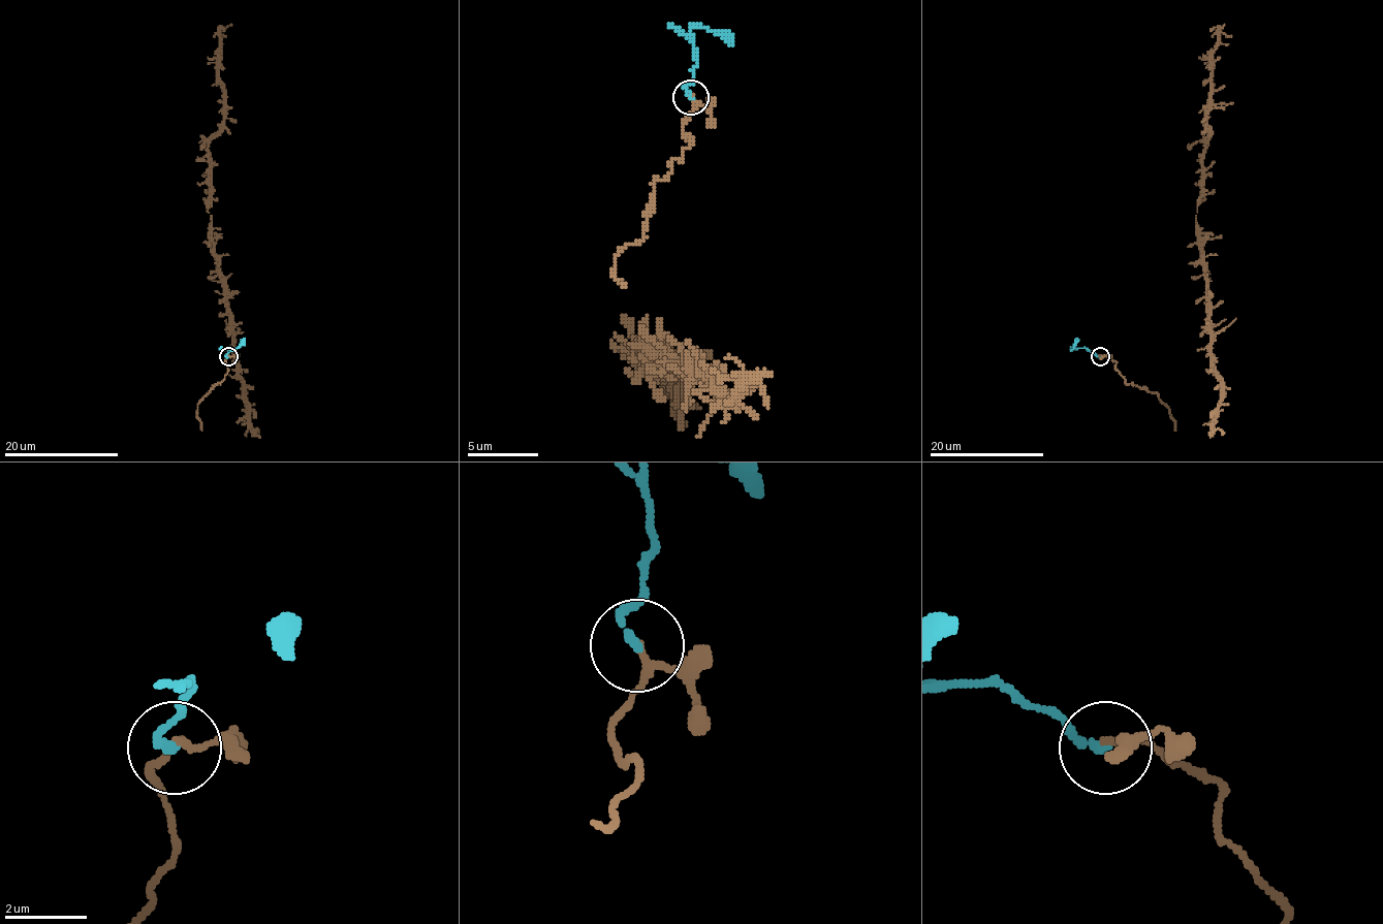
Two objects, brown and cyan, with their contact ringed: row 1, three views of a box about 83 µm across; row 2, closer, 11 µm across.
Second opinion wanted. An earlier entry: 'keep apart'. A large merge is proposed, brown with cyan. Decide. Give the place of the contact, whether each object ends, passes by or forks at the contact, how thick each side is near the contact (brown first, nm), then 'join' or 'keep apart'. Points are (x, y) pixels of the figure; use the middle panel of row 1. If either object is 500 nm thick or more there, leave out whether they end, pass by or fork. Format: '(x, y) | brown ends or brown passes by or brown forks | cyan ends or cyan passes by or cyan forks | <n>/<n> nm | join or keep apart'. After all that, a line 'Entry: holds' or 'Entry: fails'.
(691, 97) | brown passes by | cyan ends | 140/220 nm | join
Entry: fails

